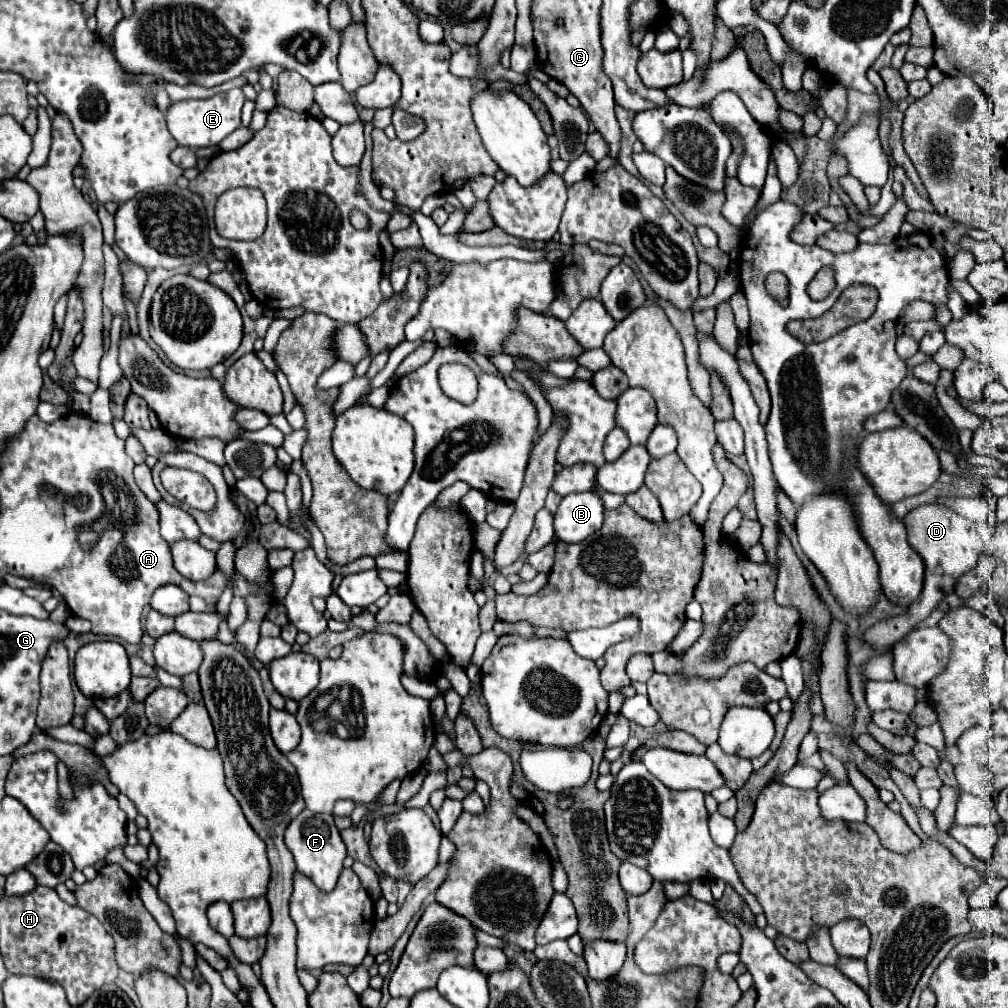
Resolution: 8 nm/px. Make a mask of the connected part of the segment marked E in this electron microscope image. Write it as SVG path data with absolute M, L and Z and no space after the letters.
M231 89L229 93L217 93L209 99L189 99L189 101L173 103L165 113L169 133L179 145L191 149L219 145L229 133L233 133L241 125L243 103L245 103L245 95L241 89Z

